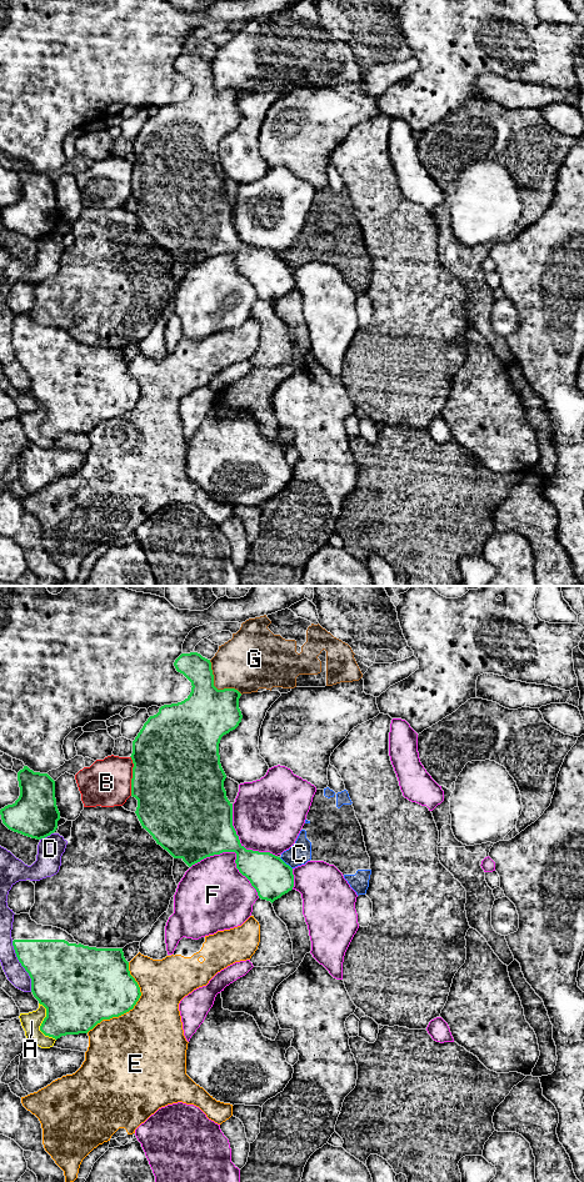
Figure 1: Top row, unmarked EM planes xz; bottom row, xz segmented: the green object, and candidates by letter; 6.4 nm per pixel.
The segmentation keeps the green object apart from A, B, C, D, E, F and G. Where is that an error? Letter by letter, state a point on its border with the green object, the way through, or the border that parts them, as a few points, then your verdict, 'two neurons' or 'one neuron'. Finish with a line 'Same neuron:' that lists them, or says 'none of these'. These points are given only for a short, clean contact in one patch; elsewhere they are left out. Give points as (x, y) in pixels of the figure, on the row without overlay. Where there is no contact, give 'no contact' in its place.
A: xz (41, 424) | two neurons
B: xz (133, 176) | two neurons
C: xz (284, 263) | along xz (279, 258), (292, 269) | two neurons
D: xz (21, 365) | two neurons
E: xz (131, 409) | two neurons
F: xz (235, 253) | two neurons
G: xz (214, 86) | two neurons
Same neuron: none of these

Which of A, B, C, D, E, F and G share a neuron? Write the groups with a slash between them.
A / B / C / D / E / F / G

